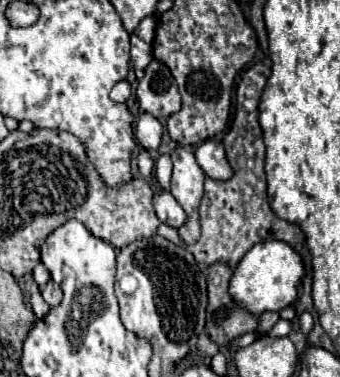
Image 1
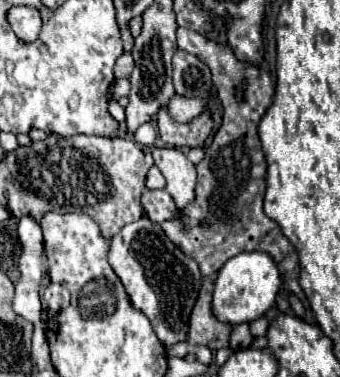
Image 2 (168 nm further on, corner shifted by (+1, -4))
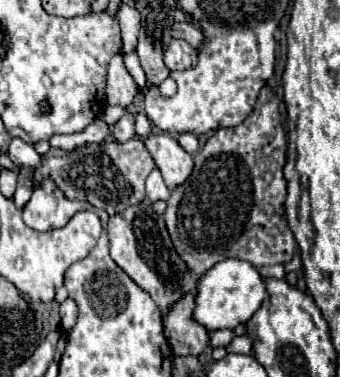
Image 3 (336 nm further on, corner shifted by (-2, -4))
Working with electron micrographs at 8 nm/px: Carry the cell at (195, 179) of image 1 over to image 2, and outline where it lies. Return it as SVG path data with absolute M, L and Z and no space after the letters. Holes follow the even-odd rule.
M152 149L154 165L166 179L166 191L172 195L176 207L184 211L196 199L196 167L180 149Z

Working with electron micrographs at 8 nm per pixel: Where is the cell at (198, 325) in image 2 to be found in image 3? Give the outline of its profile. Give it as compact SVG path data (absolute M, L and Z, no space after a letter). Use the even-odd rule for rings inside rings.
M187 293L173 303L169 313L163 317L165 337L173 355L199 355L209 345L209 331L191 317L195 309L193 297L193 293Z

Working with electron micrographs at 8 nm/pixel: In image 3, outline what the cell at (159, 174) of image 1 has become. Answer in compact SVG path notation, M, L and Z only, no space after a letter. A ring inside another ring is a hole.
M155 169L149 177L147 177L147 197L155 203L155 201L167 201L171 195L171 191L167 189L159 169Z

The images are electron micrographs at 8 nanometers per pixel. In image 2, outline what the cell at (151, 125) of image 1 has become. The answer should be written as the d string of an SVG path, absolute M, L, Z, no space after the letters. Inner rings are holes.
M144 123L136 129L134 133L134 141L140 143L140 145L146 145L146 147L152 147L154 141L156 141L156 129L152 123Z

